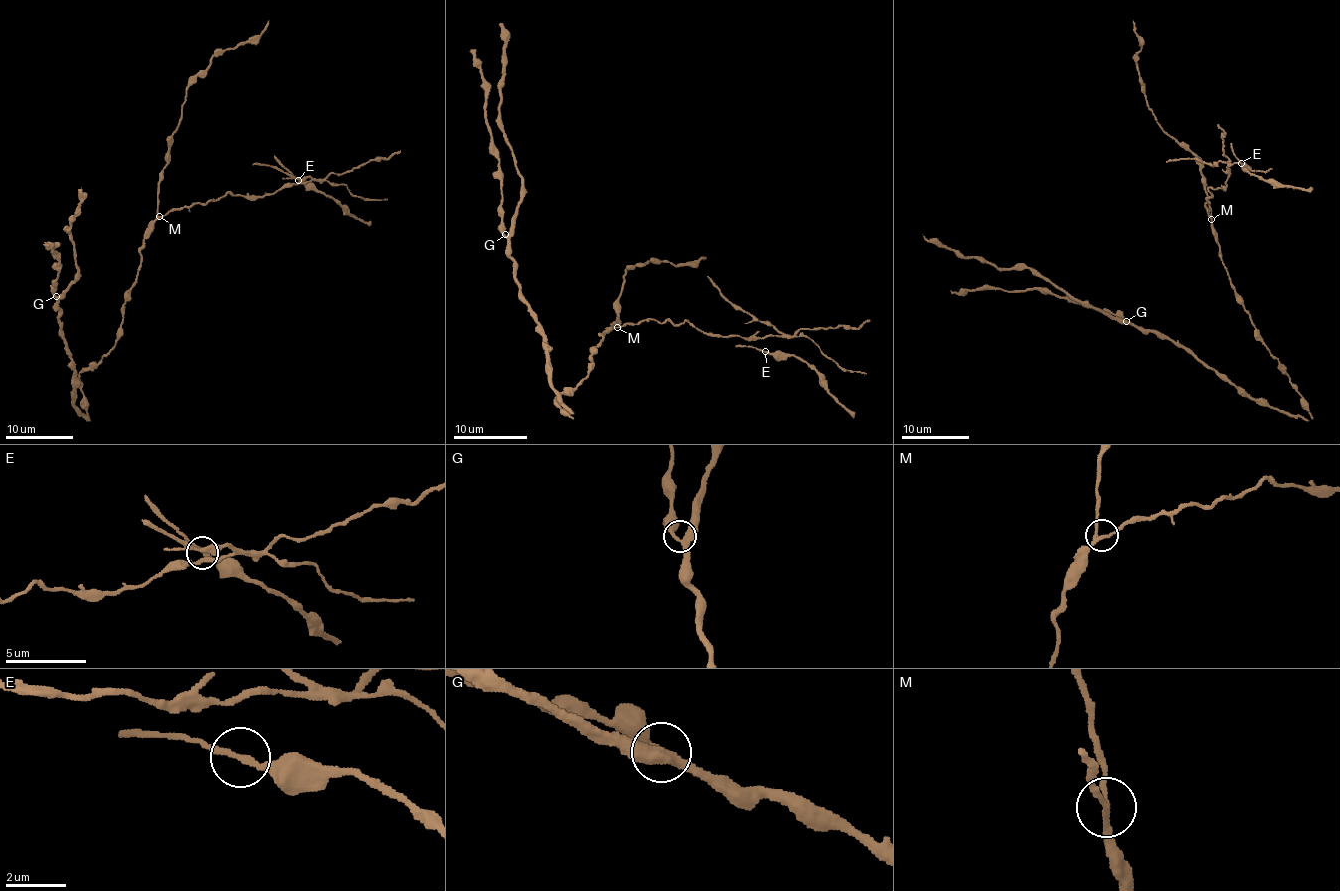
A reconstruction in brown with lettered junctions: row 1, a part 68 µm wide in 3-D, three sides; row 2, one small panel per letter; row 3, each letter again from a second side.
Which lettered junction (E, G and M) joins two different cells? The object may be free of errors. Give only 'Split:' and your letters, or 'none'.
Split: M

